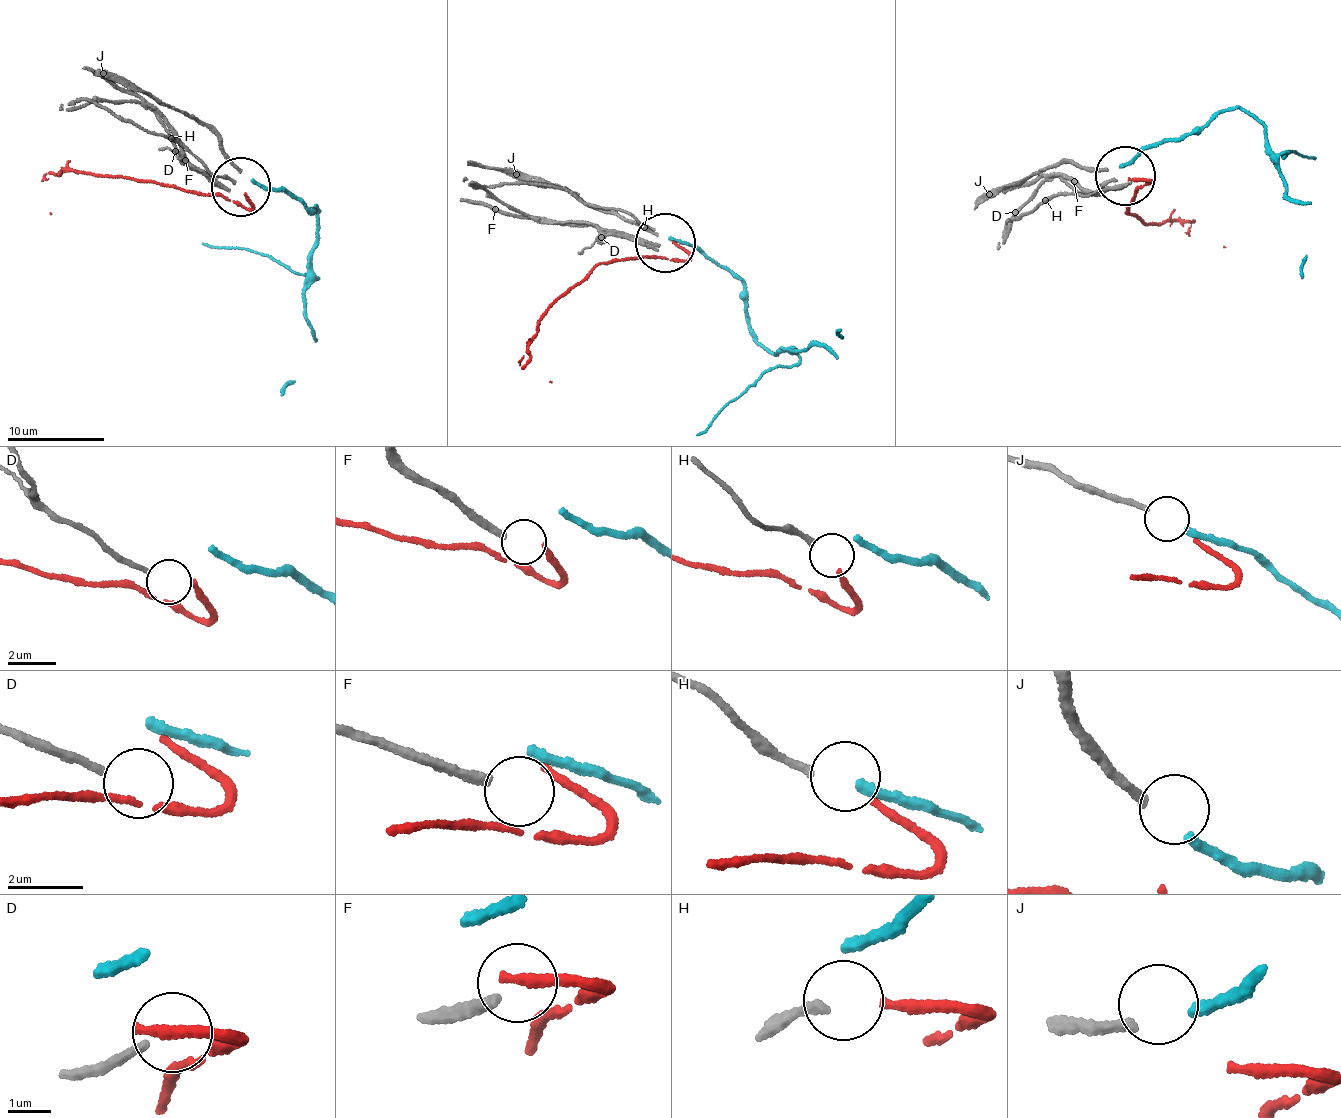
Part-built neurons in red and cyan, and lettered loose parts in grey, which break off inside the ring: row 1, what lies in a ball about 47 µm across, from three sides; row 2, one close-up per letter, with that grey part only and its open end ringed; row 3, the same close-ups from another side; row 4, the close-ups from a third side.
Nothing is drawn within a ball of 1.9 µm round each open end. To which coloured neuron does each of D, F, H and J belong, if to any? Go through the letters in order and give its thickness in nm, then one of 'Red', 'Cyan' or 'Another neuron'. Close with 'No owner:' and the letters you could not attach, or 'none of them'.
D: Thickness 190 nm. Another neuron
F: Thickness 280 nm. Another neuron
H: Thickness 200 nm. Red
J: Thickness 240 nm. Cyan
No owner: D, F

